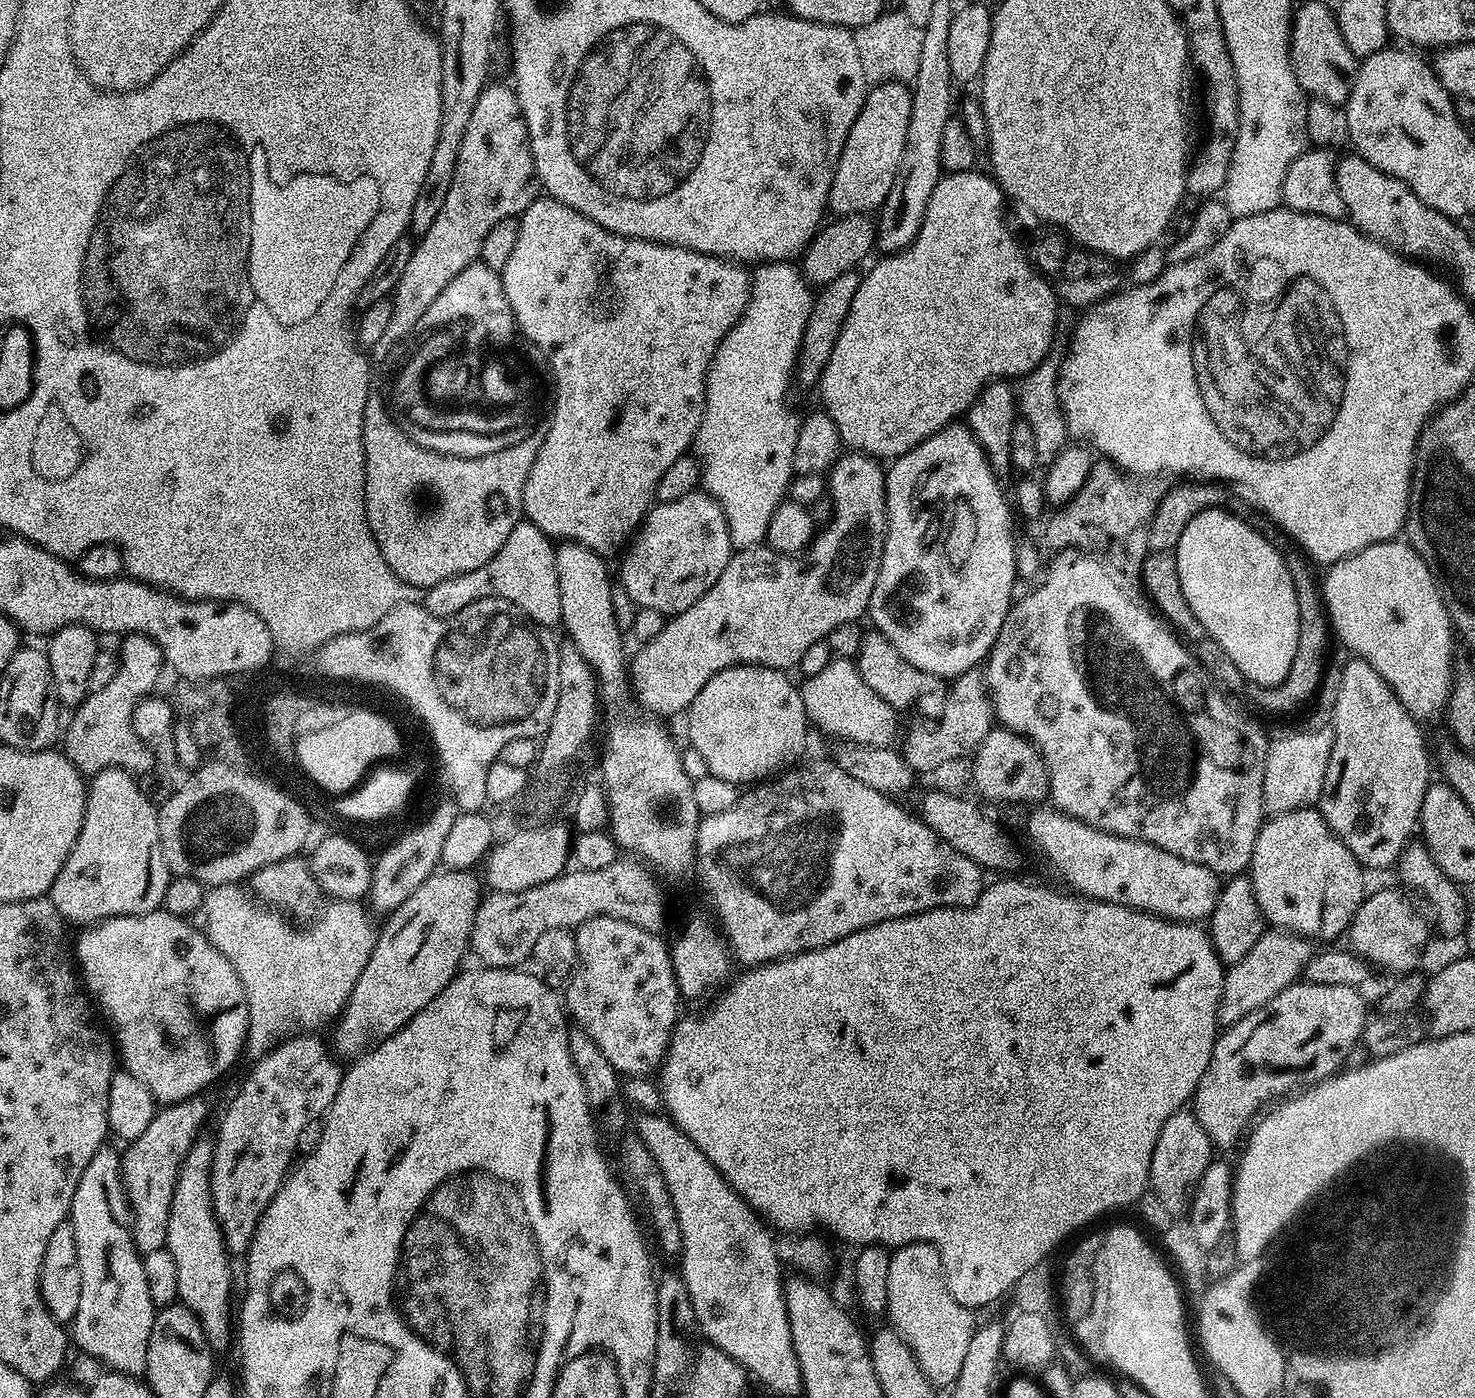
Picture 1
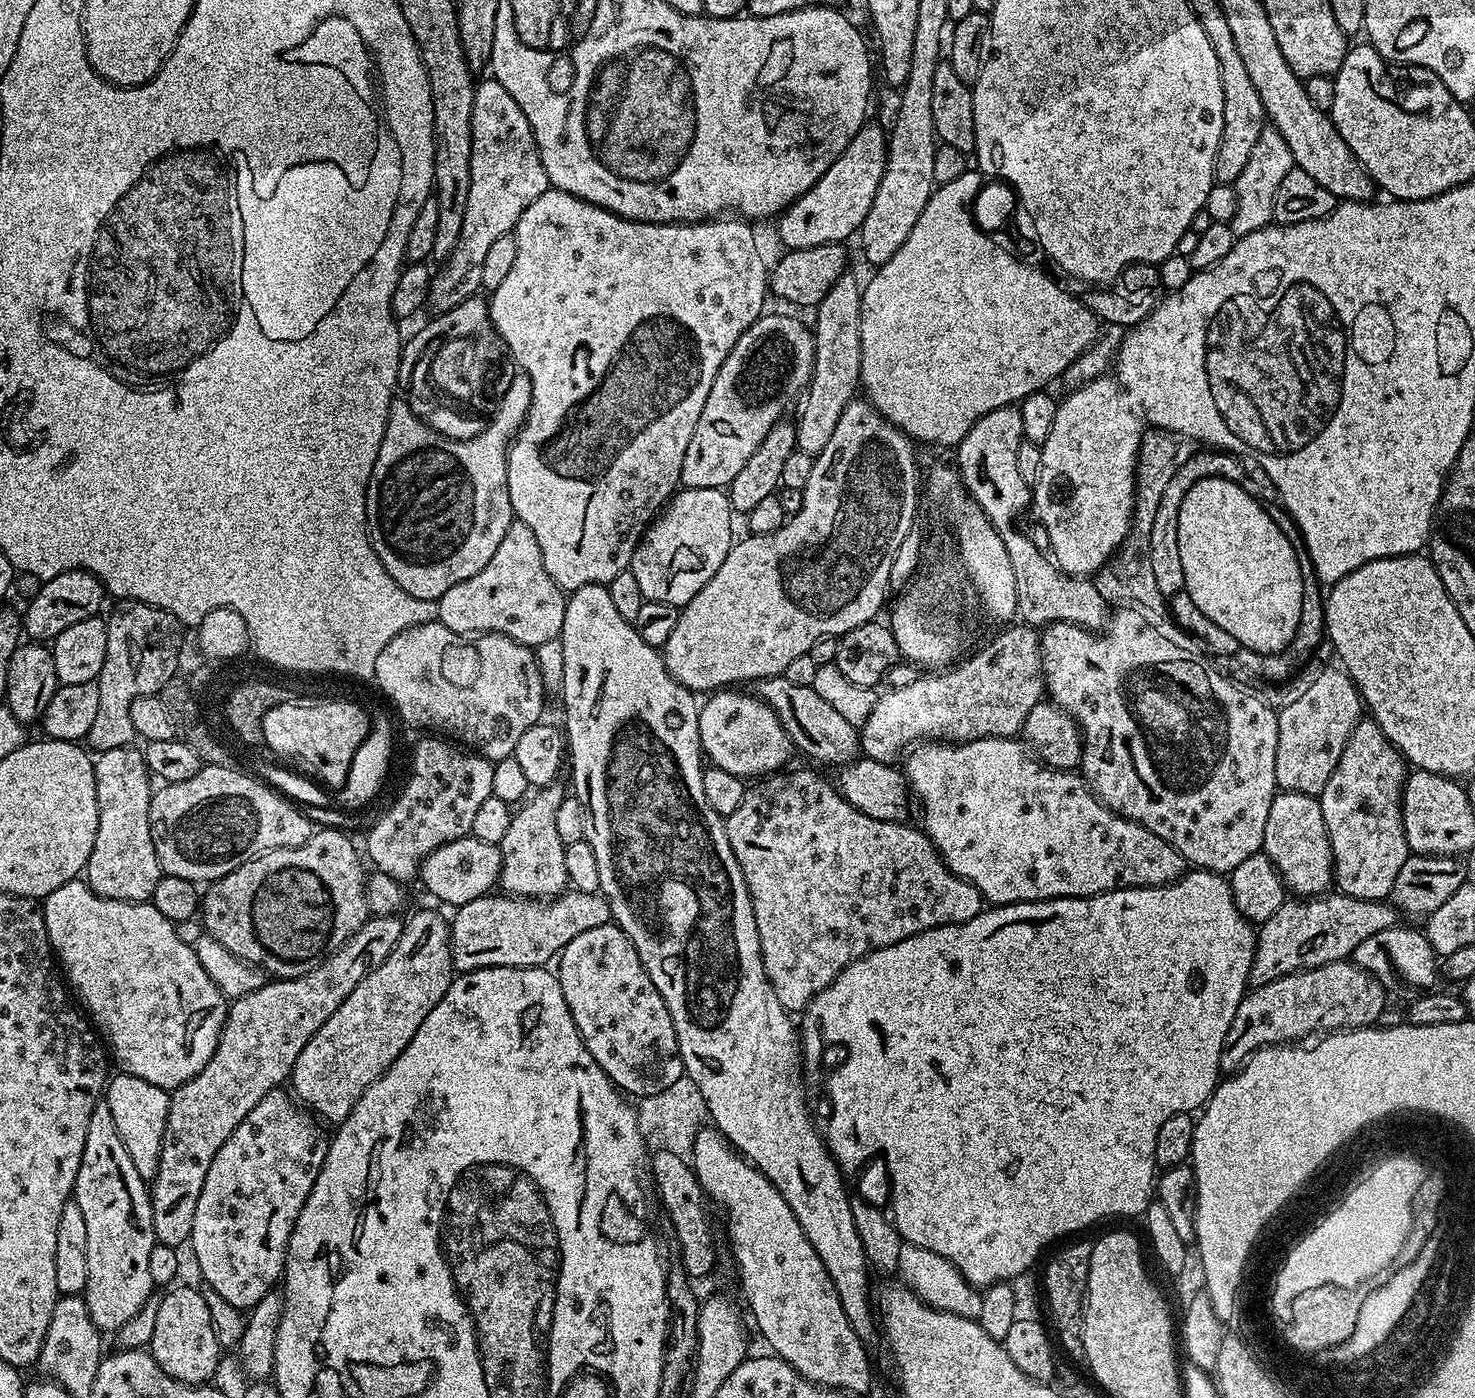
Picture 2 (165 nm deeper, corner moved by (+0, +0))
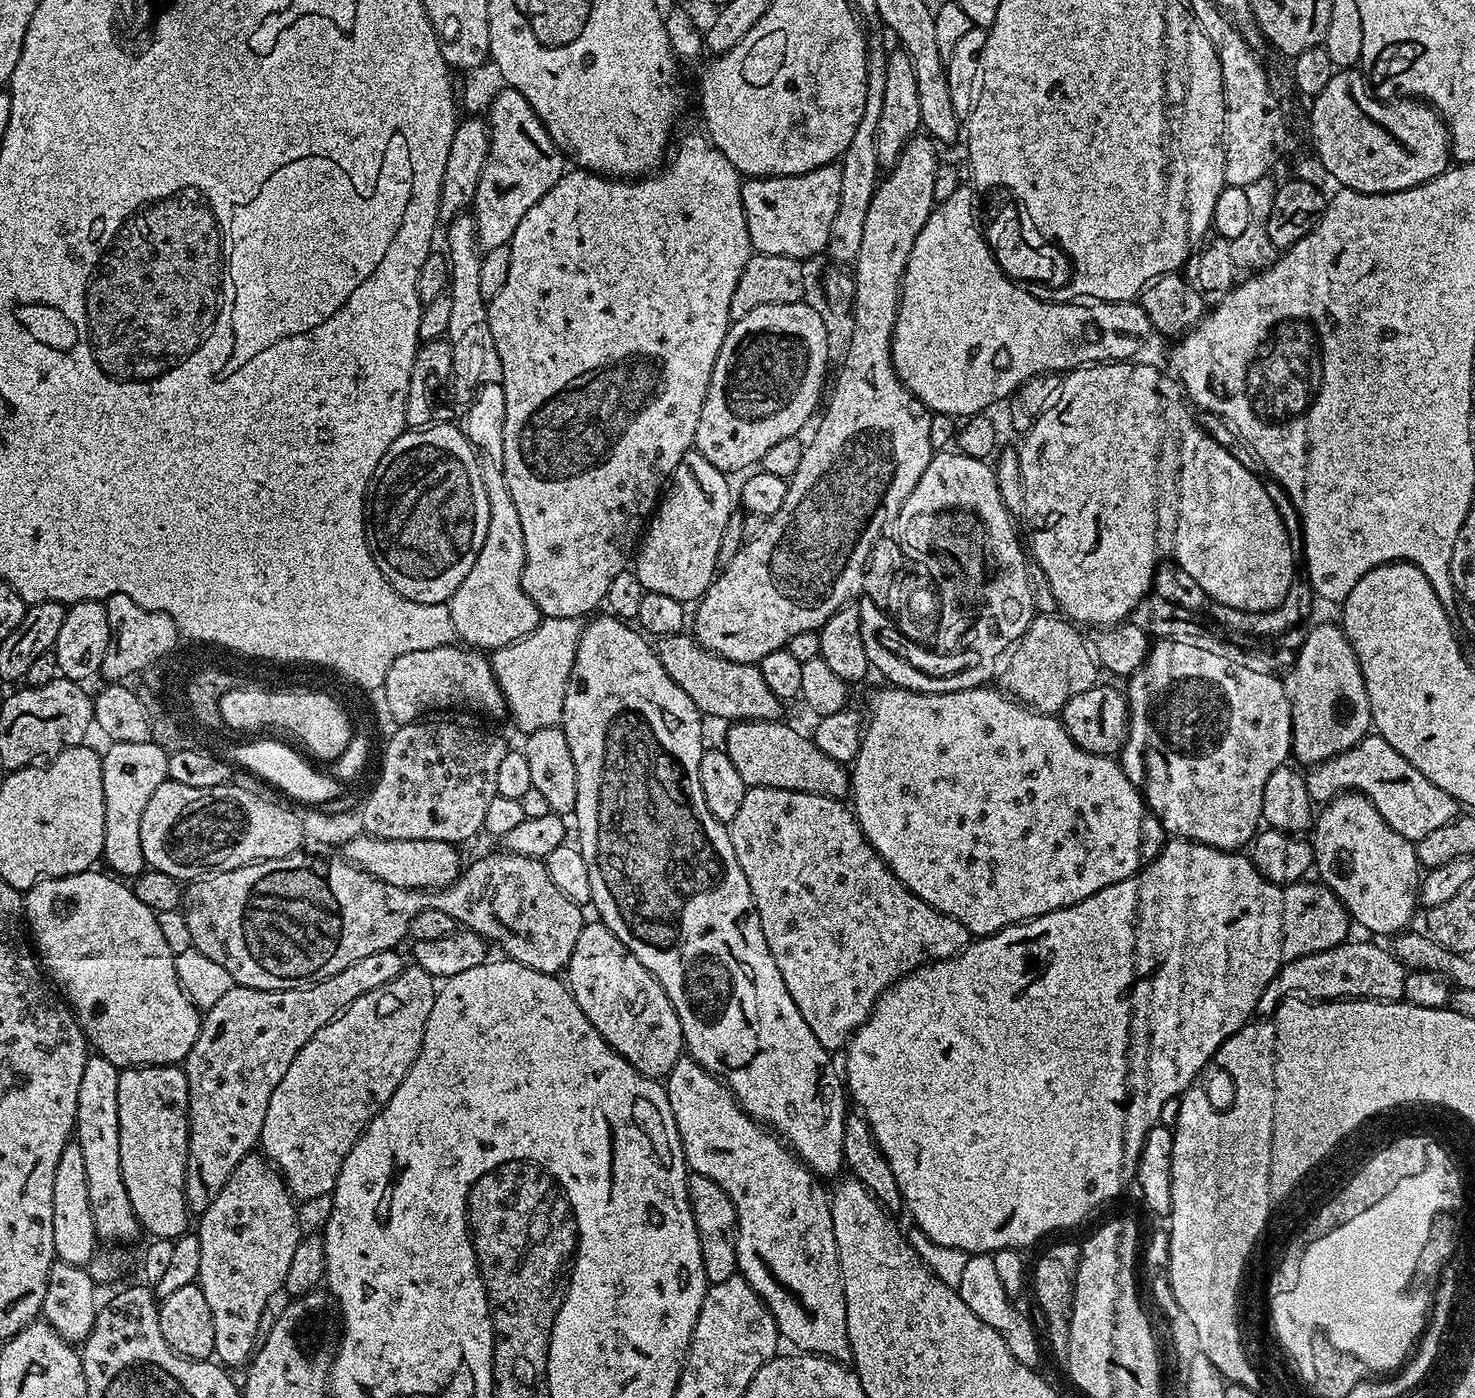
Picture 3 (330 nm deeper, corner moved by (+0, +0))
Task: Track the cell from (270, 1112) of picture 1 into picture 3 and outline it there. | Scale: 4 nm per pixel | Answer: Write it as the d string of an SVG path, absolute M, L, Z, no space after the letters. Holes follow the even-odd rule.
M250 1154L238 1162L238 1166L234 1166L234 1172L230 1178L226 1178L226 1184L222 1190L218 1190L218 1198L214 1198L214 1202L210 1202L208 1209L198 1217L201 1244L198 1283L202 1294L206 1294L210 1318L214 1318L215 1359L229 1369L249 1363L262 1332L260 1323L264 1320L263 1312L268 1308L268 1299L283 1289L286 1270L290 1270L290 1261L294 1258L294 1250L298 1250L302 1235L296 1207L297 1201L279 1171L263 1155Z

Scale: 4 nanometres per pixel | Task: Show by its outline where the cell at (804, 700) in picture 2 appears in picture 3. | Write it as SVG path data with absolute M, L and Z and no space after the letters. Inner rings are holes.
M692 634L665 636L655 645L655 650L656 657L662 662L662 666L670 674L670 678L674 678L674 682L678 682L678 686L682 686L682 690L686 690L690 702L694 702L694 706L698 706L698 710L705 717L713 716L716 720L728 720L727 722L781 719L782 701L774 694L774 690L770 690L770 686L766 686L766 678L762 678L757 665L743 664L722 658L703 648Z

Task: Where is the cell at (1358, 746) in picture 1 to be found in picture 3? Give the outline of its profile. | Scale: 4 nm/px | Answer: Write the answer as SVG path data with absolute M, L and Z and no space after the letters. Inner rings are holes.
M1341 792L1339 796L1323 805L1310 829L1310 843L1315 875L1320 875L1317 877L1340 899L1355 923L1357 920L1366 931L1373 932L1368 934L1376 938L1392 938L1411 925L1408 923L1411 922L1412 915L1418 912L1418 893L1422 875L1422 865L1416 857L1415 843L1402 838L1398 830L1391 828L1386 818L1378 814L1374 802L1370 802L1363 792Z

